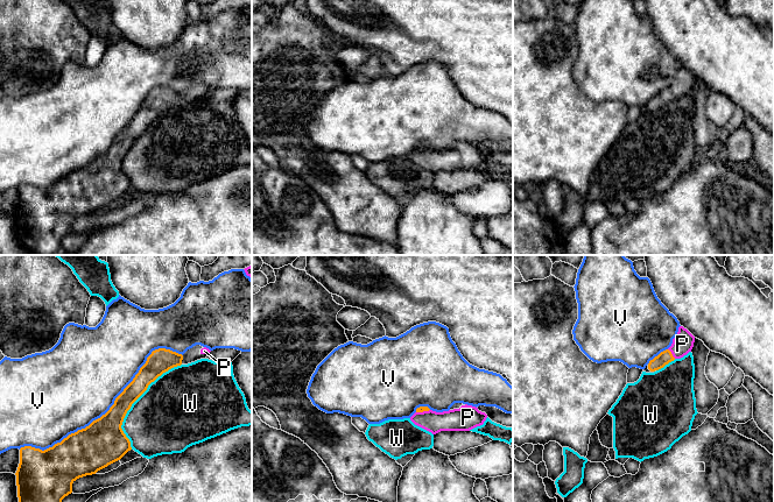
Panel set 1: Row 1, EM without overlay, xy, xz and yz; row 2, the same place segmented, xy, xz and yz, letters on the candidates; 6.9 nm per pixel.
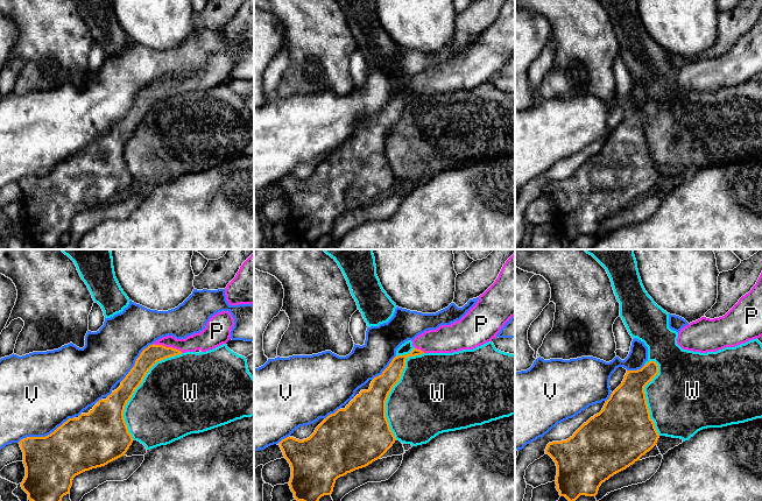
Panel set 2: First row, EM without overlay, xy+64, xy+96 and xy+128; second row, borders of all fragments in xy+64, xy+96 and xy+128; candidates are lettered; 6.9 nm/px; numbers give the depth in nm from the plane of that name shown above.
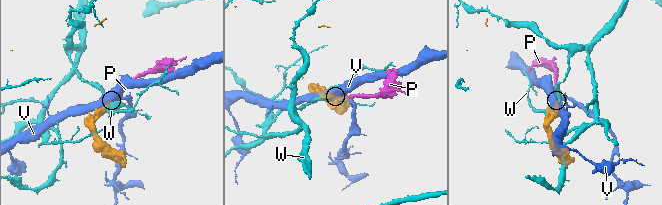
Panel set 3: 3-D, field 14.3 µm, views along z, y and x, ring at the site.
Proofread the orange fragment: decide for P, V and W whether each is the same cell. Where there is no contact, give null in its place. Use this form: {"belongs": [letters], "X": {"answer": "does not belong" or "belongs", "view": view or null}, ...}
{"belongs": ["P"], "P": {"answer": "belongs", "view": "yz"}, "V": {"answer": "does not belong", "view": "xy"}, "W": {"answer": "does not belong", "view": "xy"}}

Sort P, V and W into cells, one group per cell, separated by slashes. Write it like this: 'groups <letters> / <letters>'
groups P / V / W

